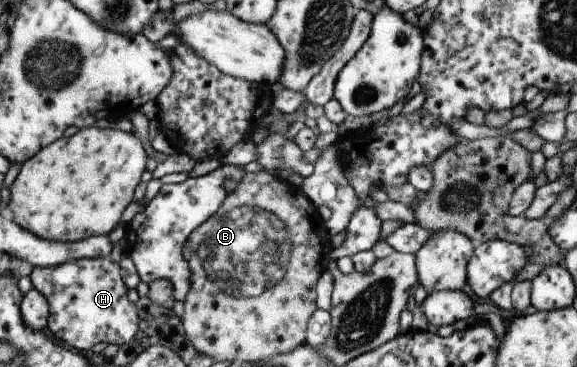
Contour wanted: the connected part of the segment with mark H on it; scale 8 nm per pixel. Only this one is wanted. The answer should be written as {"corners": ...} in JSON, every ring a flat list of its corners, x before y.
{"corners":[[109,257,65,260,55,267,34,267,28,276,32,288,47,302,47,329,70,349,87,351,100,341,120,346,134,338,138,328,136,307,125,296,128,289,121,279,118,263]]}

